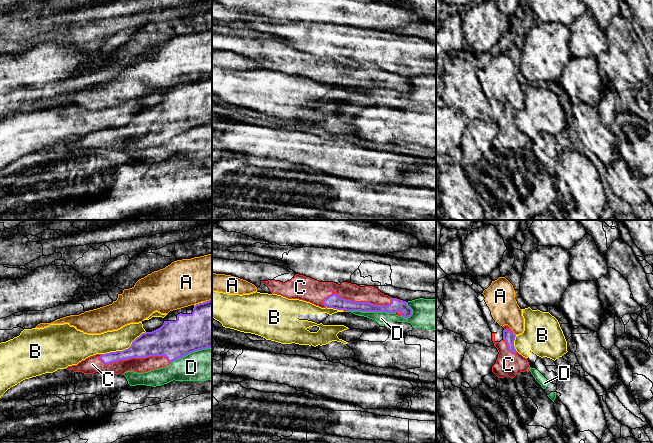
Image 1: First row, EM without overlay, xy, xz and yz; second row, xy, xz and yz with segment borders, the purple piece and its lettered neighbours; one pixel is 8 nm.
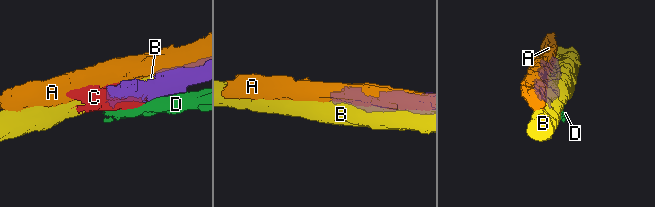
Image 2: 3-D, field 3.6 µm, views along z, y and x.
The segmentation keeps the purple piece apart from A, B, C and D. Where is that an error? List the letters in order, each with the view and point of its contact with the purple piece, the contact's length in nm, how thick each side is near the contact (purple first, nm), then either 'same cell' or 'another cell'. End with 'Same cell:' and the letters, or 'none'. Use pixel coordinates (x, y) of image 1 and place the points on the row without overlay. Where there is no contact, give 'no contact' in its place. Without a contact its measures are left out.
A: contact yz (514, 110); length 40 nm; calibres 90 and 220 nm; another cell
B: contact xy (125, 125); length 400 nm; calibres 200 and 180 nm; another cell
C: contact xz (357, 78); length 550 nm; calibres 110 and 140 nm; same cell
D: contact xz (370, 87); length 400 nm; calibres 100 and 100 nm; another cell
Same cell: C

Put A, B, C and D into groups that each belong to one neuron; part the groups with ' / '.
A / B / C / D

